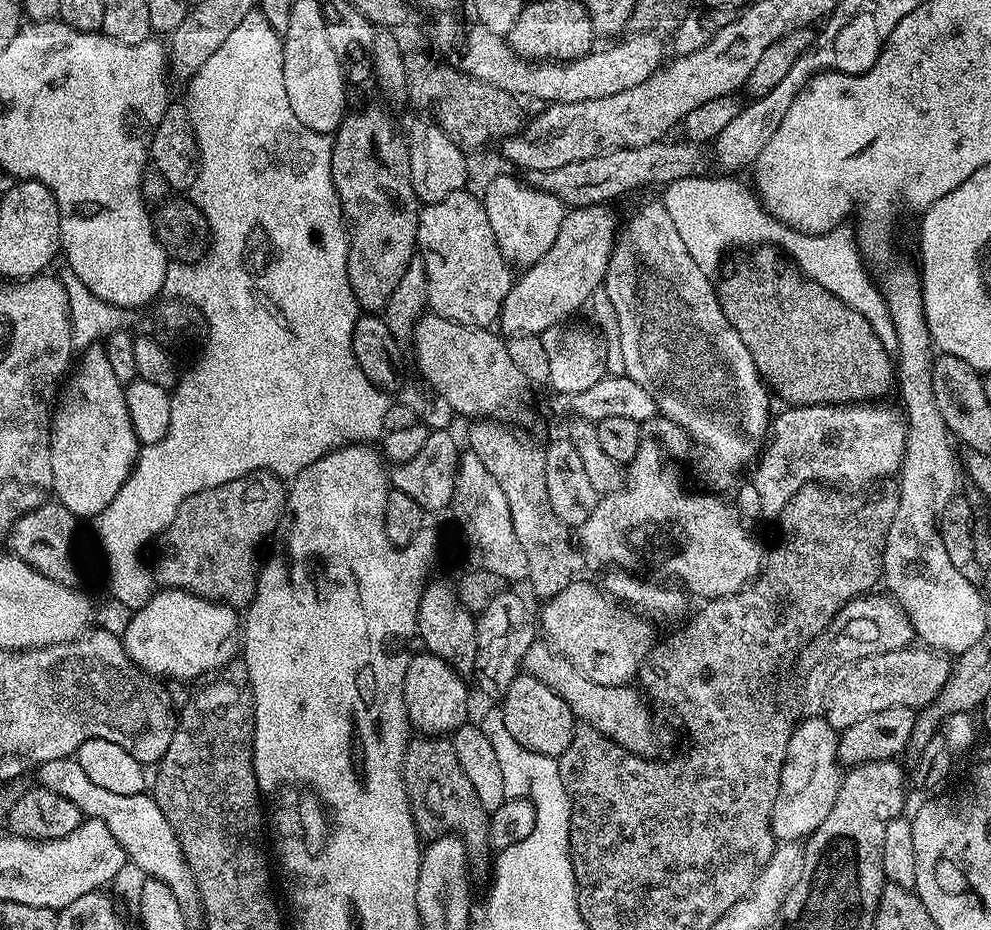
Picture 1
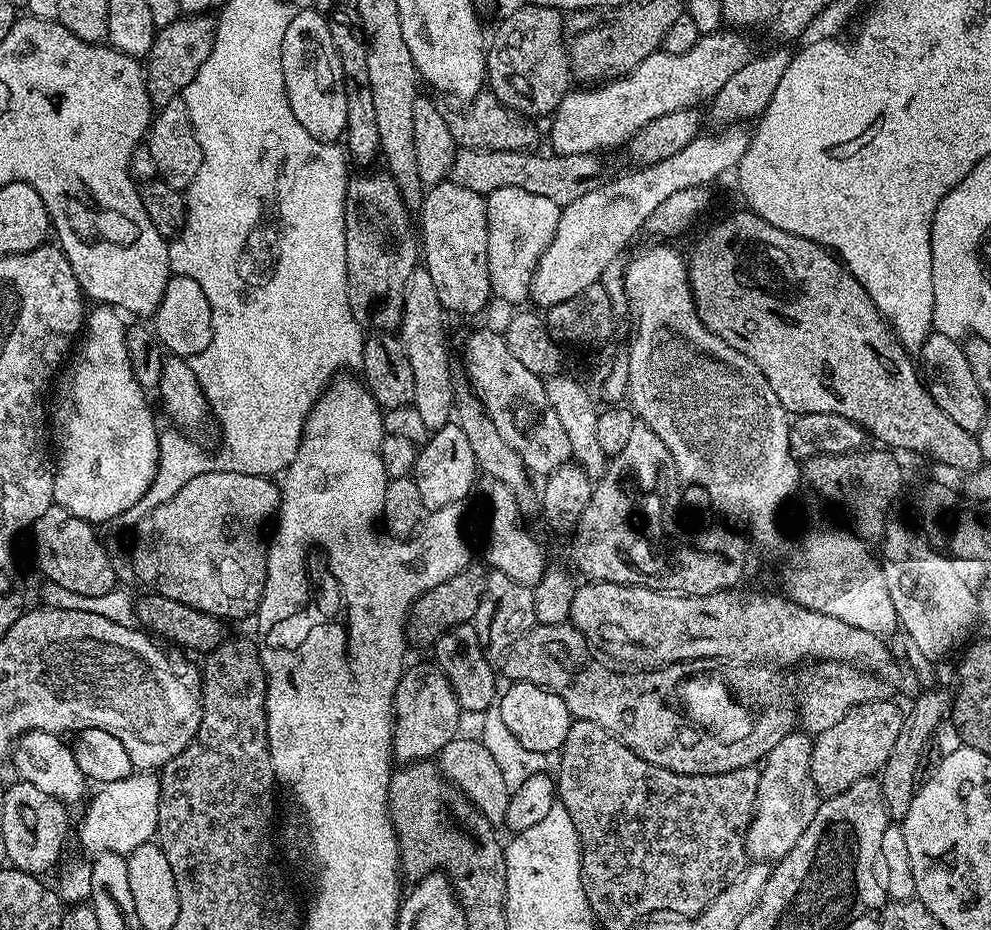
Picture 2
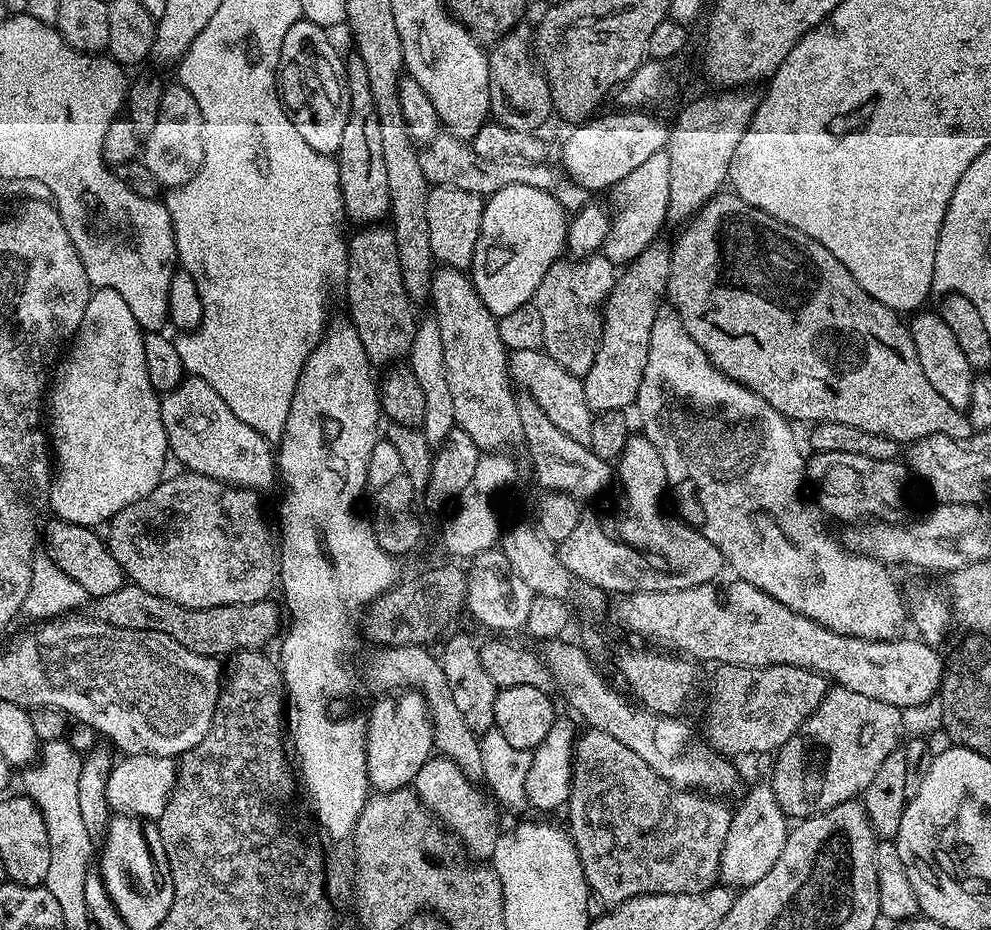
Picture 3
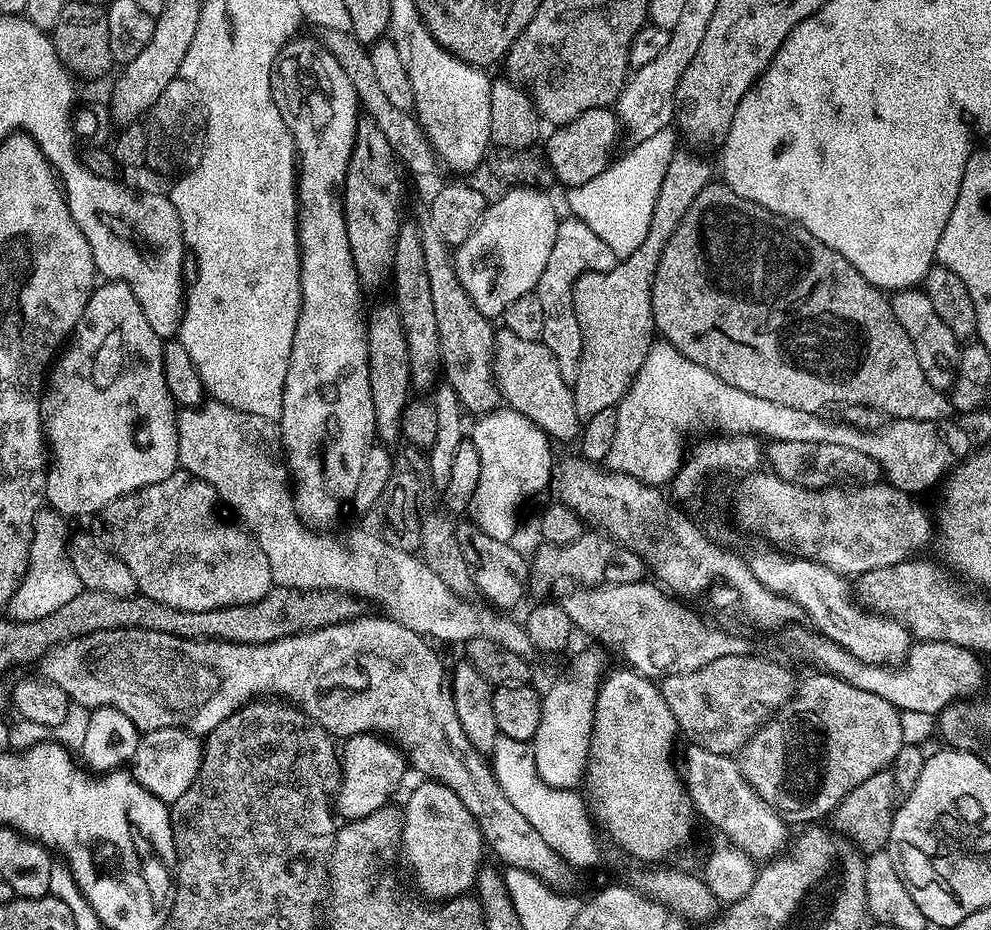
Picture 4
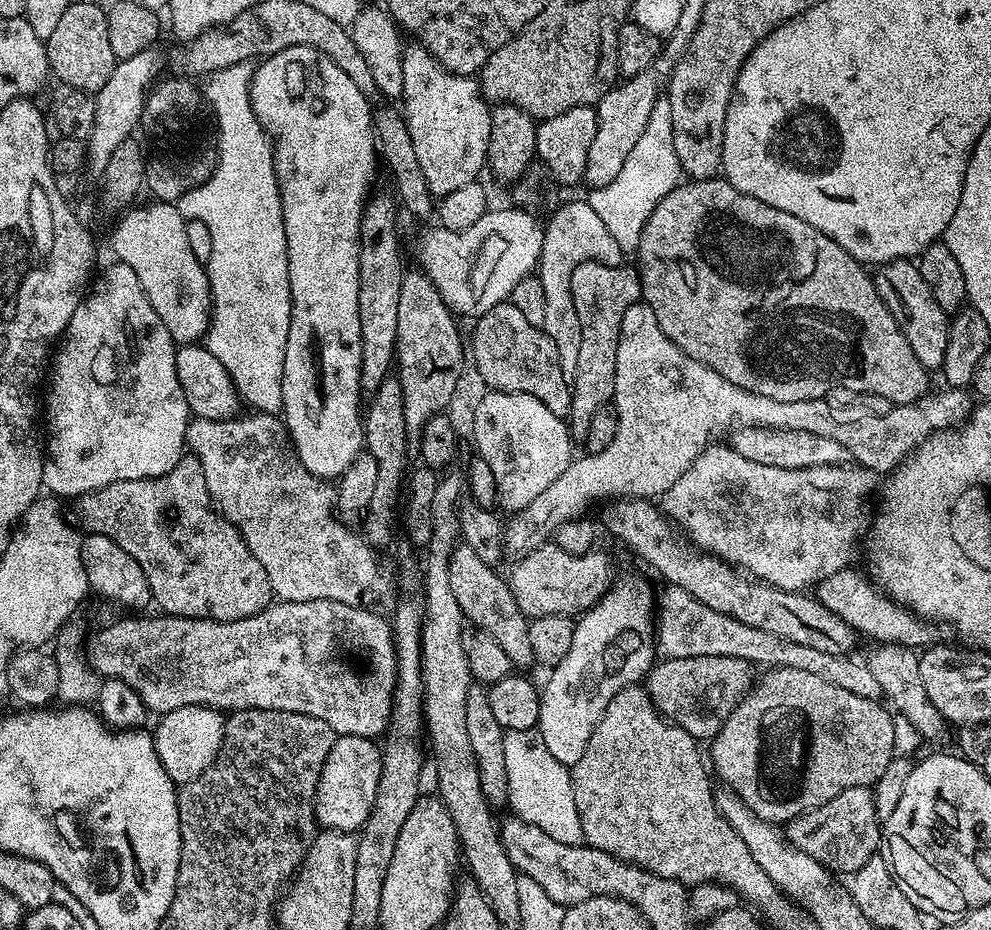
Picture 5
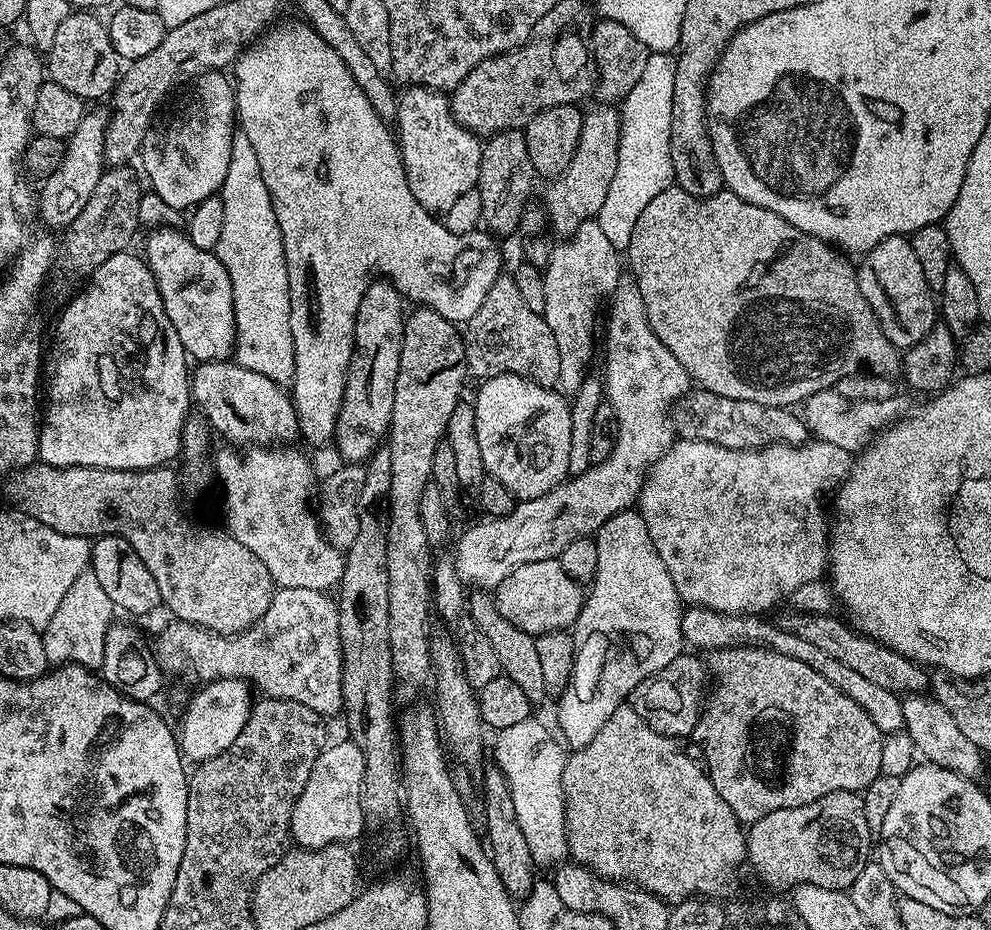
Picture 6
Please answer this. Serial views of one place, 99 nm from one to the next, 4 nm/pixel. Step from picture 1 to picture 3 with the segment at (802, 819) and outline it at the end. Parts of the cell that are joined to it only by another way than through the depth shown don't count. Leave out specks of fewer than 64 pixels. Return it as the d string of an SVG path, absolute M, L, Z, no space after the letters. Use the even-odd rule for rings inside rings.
M771 783L754 785L740 809L737 807L733 811L730 831L726 833L726 846L722 846L720 880L733 889L743 890L758 882L758 878L766 878L770 866L778 862L778 854L782 854L786 846L789 831L789 817L776 801Z

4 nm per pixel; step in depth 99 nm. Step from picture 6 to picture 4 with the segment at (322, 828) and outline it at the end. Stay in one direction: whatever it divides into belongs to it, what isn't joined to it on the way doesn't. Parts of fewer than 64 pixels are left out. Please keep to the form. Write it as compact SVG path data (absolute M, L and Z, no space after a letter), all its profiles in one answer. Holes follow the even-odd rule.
M370 732L347 737L343 744L342 767L339 769L340 789L334 792L334 808L341 817L344 815L345 821L357 820L366 814L374 814L374 810L385 807L391 801L388 799L392 791L399 786L404 776L406 756L395 743L389 742L383 735Z

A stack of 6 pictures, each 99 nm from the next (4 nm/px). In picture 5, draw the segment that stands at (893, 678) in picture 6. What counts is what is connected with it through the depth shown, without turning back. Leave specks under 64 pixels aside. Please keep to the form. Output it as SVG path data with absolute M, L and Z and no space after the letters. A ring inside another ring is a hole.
M651 499L618 500L609 503L603 509L604 524L608 532L616 540L621 540L636 556L641 556L664 582L674 586L682 586L698 602L710 606L710 610L718 610L718 614L730 614L730 618L738 618L738 622L746 622L746 626L754 626L757 630L766 630L770 634L778 634L778 638L786 638L790 642L798 642L798 646L811 646L814 650L822 650L822 654L848 656L856 648L858 634L838 614L826 610L815 595L803 591L787 592L769 584L759 583L747 575L741 574L725 560L717 556L707 555L690 546L679 528L656 508Z

